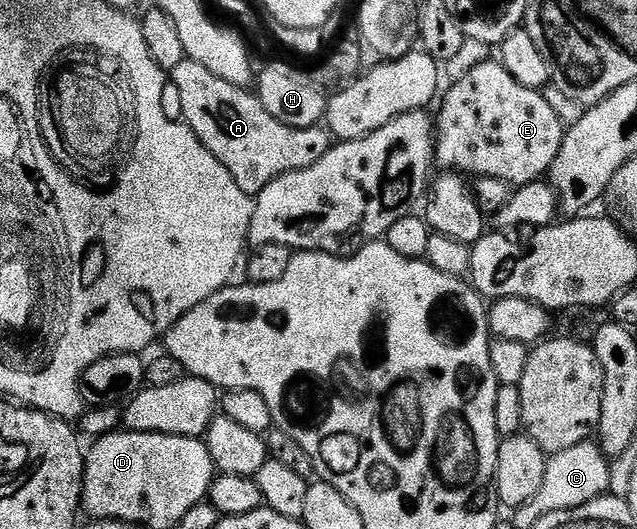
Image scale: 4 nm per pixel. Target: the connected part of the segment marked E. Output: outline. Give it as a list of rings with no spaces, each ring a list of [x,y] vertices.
[[[499,60],[480,61],[473,69],[468,69],[452,86],[443,94],[442,100],[439,102],[440,114],[434,117],[434,138],[435,138],[435,156],[434,161],[441,170],[455,171],[461,175],[469,175],[473,178],[477,177],[493,177],[494,179],[502,179],[506,184],[513,187],[519,187],[530,183],[531,181],[541,180],[547,174],[548,168],[554,163],[554,159],[558,159],[558,151],[562,147],[562,139],[566,132],[566,126],[558,119],[558,115],[554,115],[554,107],[550,107],[550,103],[546,103],[543,92],[530,87],[522,87],[522,83],[518,83],[518,79],[514,79],[514,75],[510,75],[510,71],[506,71],[506,67],[500,64]]]

